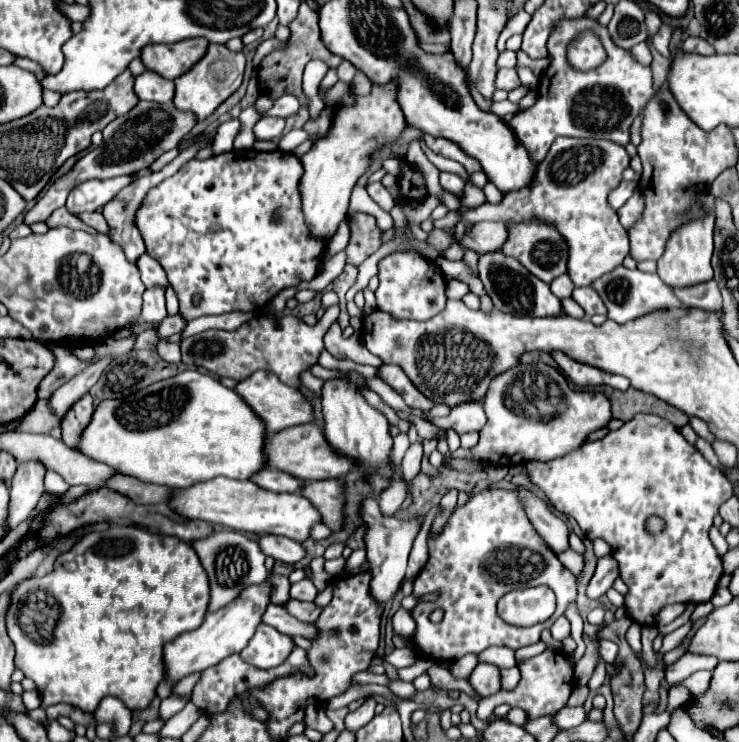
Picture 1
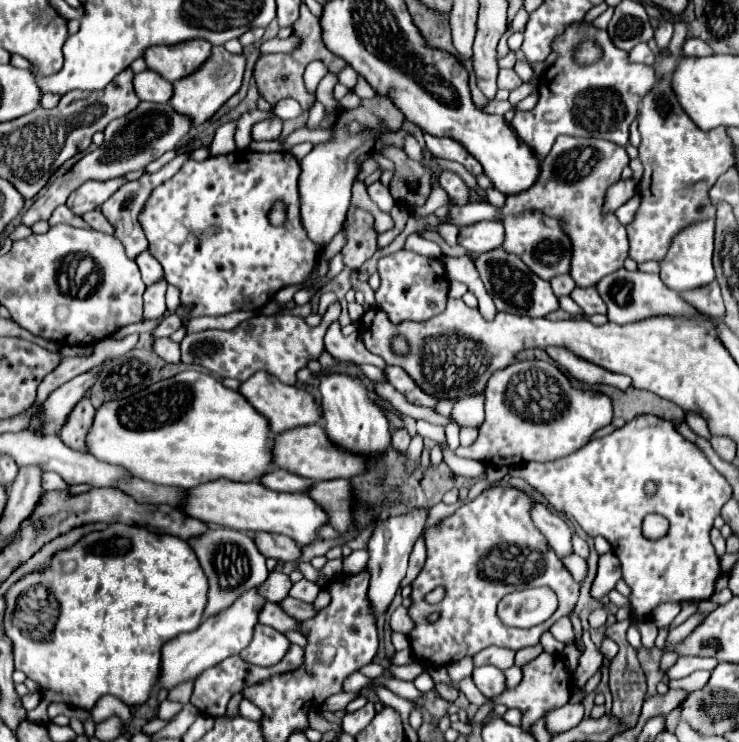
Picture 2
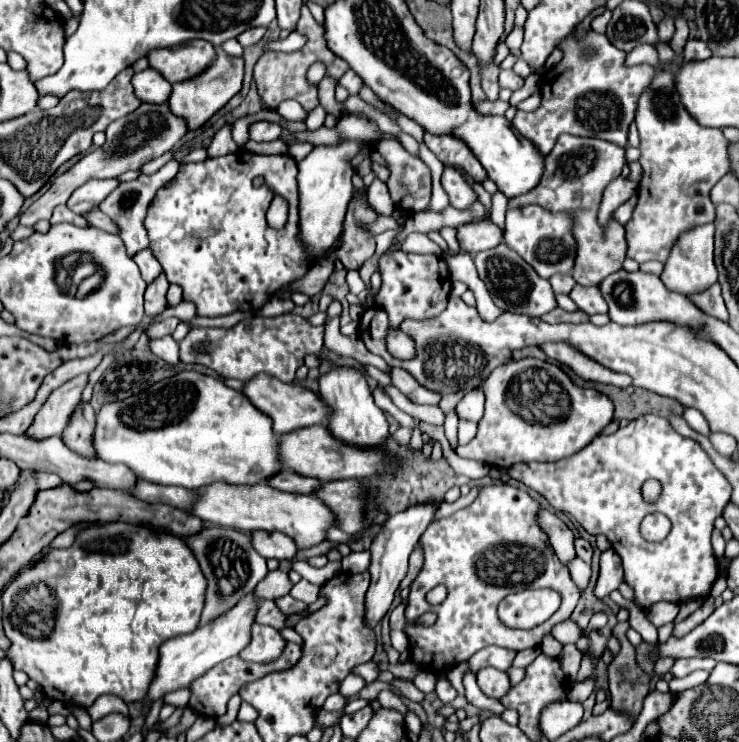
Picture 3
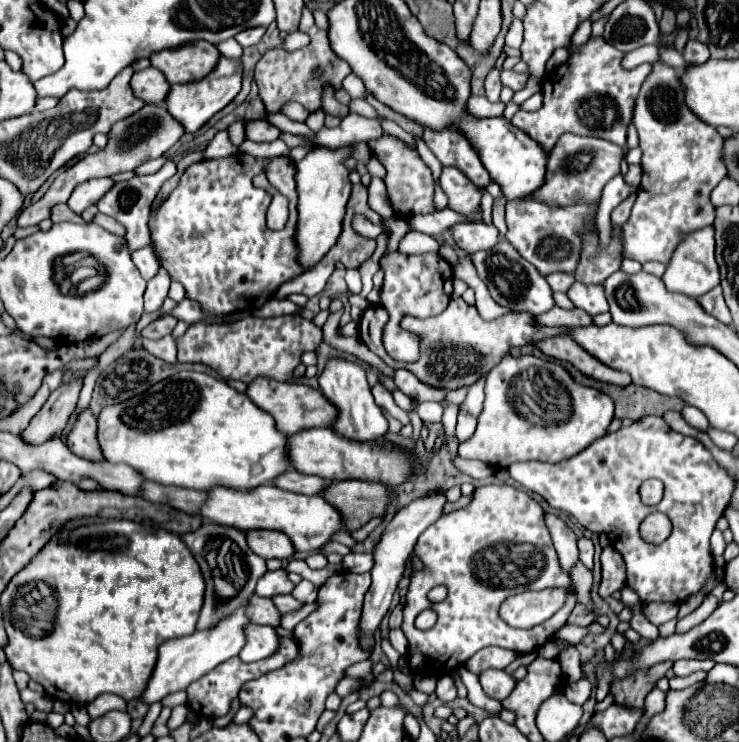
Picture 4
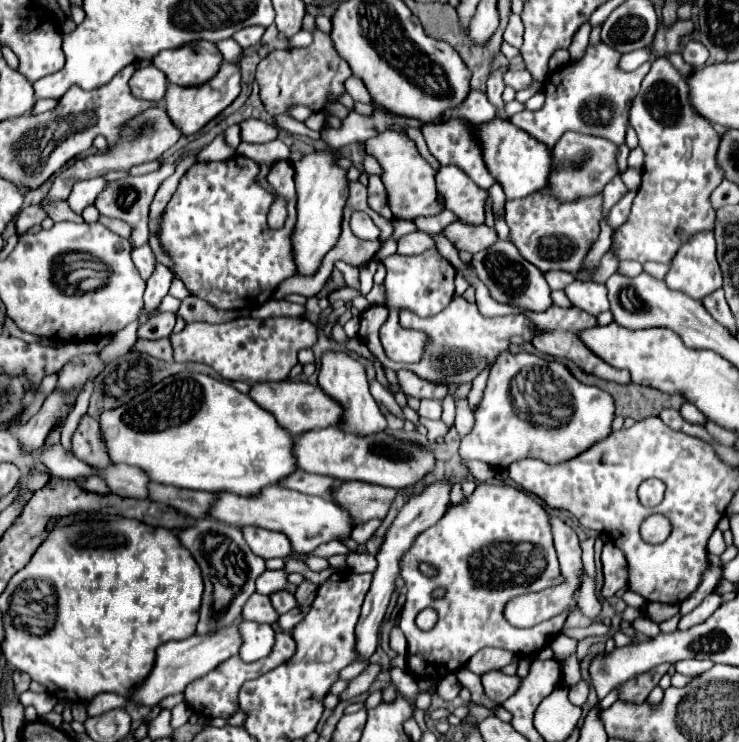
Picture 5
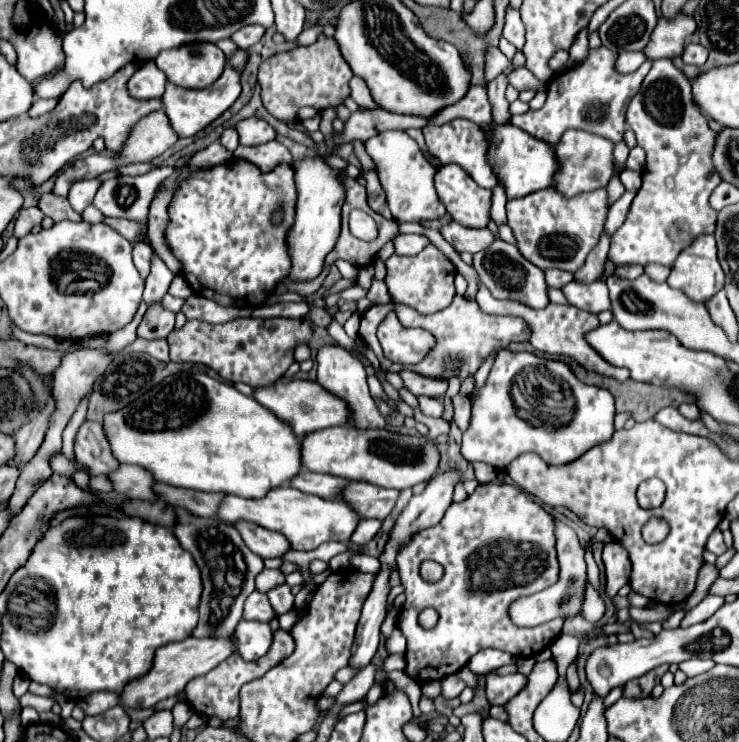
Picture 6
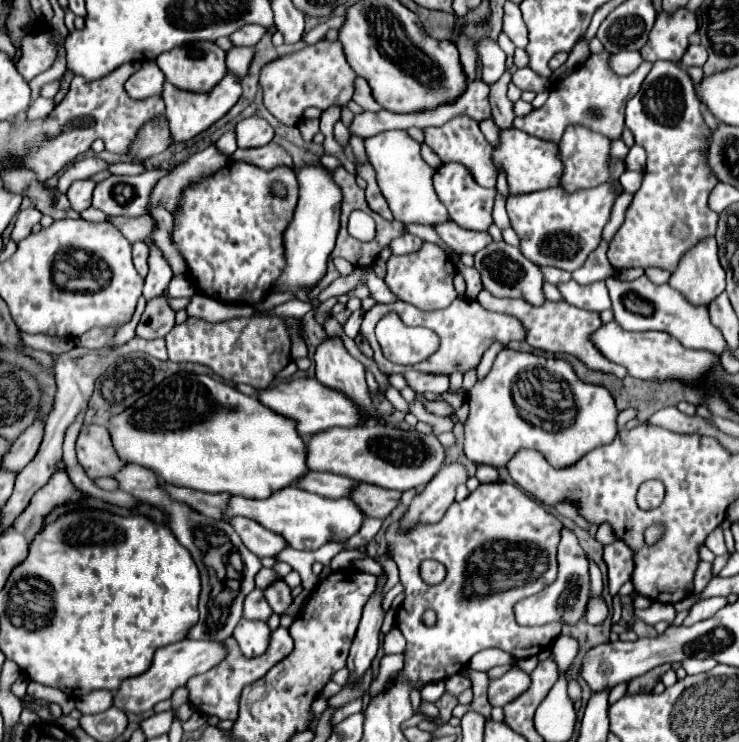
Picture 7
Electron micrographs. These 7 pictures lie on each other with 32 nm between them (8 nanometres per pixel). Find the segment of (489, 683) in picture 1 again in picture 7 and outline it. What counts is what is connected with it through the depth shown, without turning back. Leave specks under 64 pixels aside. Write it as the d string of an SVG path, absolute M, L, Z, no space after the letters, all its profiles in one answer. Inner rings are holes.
M514 666L502 678L490 680L488 700L492 706L504 706L504 704L512 702L516 696L520 696L520 692L528 690L528 684L530 684L530 676L526 672L522 672L518 666Z

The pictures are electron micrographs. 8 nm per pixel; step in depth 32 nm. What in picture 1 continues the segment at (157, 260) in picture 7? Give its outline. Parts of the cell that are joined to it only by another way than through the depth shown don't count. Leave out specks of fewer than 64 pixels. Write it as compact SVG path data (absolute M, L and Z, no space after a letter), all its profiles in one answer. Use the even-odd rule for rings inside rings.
M148 288L142 296L142 316L144 324L158 326L166 318L166 304L164 304L164 290L162 288Z

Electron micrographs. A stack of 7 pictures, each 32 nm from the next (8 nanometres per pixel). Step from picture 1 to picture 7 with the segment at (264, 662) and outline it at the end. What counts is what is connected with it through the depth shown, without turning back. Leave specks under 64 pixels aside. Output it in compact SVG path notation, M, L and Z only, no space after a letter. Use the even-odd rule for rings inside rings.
M242 618L240 624L236 626L234 638L246 658L256 658L266 652L268 642L270 642L270 634L272 632L266 622L260 622L260 620L254 622L254 620Z

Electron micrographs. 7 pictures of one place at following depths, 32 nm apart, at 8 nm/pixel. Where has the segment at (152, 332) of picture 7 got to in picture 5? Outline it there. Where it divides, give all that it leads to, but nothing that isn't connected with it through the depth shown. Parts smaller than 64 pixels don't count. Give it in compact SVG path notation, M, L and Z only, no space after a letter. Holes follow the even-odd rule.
M158 312L144 326L138 328L138 338L158 340L158 338L170 336L174 324L176 324L176 316L172 312Z

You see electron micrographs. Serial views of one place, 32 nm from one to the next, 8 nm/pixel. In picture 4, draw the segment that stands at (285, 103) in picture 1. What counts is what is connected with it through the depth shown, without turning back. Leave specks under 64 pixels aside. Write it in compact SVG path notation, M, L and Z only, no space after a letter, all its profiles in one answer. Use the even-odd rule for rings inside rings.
M286 102L282 108L280 108L280 112L284 114L284 116L288 116L290 120L298 120L298 122L304 122L306 118L308 118L308 110L304 108L304 106L300 106L298 102Z

